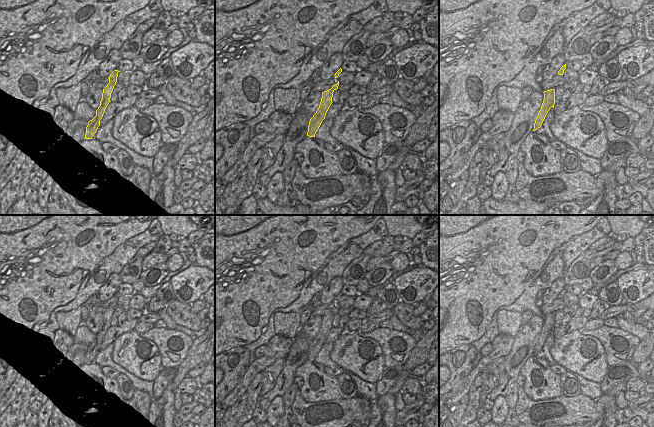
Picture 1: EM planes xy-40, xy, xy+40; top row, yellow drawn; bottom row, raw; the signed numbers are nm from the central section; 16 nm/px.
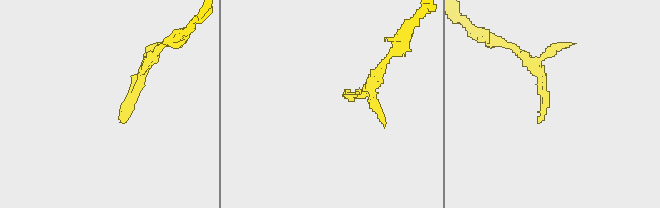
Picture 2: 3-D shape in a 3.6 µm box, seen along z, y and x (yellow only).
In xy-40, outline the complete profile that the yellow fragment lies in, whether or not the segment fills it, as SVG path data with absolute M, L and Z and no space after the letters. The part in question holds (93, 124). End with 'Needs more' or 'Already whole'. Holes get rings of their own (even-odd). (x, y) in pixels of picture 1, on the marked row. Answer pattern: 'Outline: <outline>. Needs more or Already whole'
Outline: M114 70L109 76L109 83L103 89L102 99L100 101L100 106L96 110L96 116L89 122L84 120L71 121L70 126L73 127L74 135L72 137L72 146L78 143L82 139L92 139L96 133L98 127L100 126L100 120L103 117L106 107L111 102L111 93L117 82L118 73L120 71Z. Needs more

